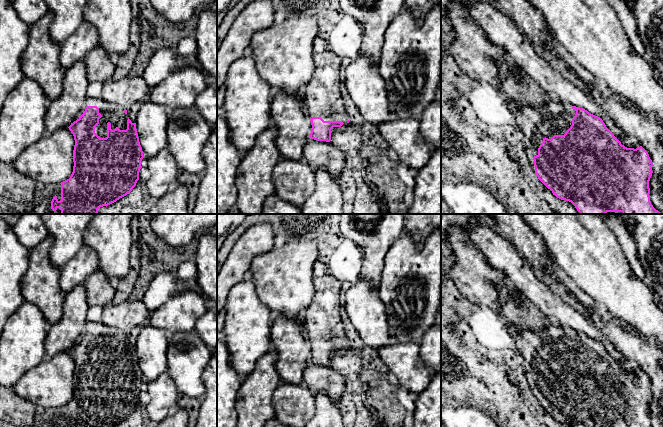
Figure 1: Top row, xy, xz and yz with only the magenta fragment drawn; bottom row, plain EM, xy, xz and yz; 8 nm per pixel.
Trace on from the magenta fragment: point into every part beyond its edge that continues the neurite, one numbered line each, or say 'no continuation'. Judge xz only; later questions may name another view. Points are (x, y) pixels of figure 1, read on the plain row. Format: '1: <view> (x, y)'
1: xz (321, 319)

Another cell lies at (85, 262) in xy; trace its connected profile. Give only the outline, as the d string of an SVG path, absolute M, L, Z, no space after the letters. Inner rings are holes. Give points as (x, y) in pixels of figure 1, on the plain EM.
M85 243L79 252L60 271L59 284L66 295L98 269L99 259L95 250Z

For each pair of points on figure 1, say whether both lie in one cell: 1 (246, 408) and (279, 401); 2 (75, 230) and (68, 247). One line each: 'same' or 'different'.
1: different
2: same

